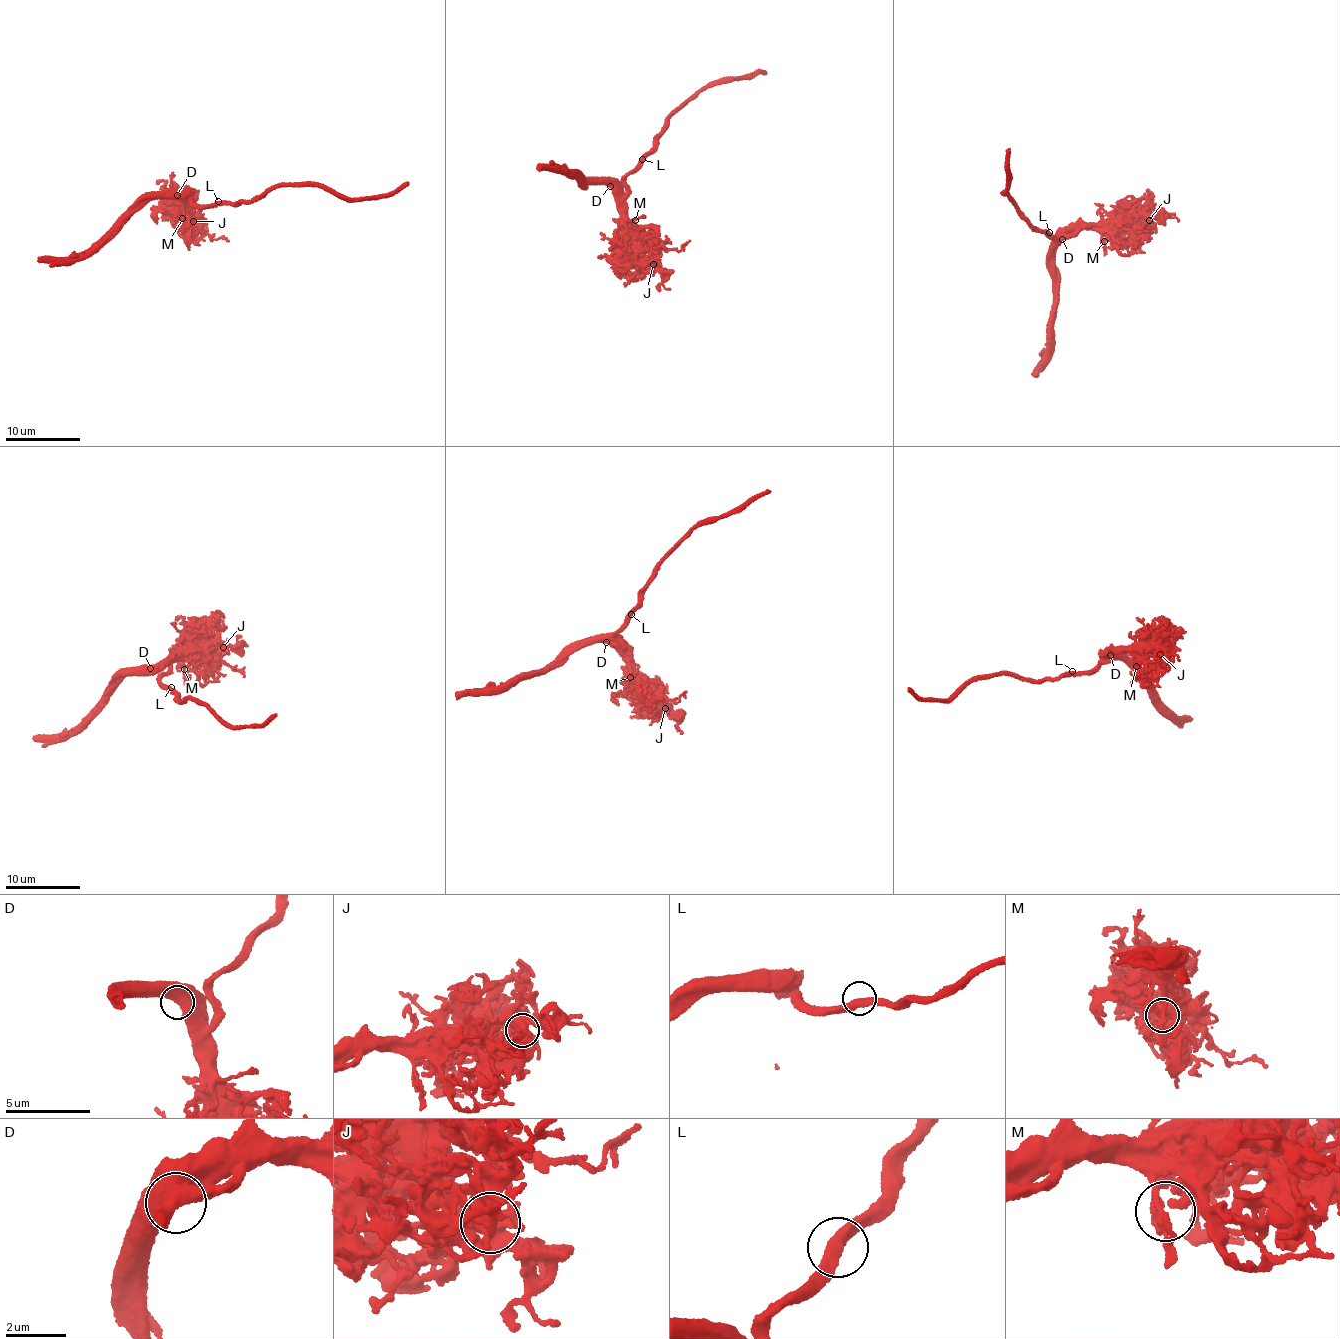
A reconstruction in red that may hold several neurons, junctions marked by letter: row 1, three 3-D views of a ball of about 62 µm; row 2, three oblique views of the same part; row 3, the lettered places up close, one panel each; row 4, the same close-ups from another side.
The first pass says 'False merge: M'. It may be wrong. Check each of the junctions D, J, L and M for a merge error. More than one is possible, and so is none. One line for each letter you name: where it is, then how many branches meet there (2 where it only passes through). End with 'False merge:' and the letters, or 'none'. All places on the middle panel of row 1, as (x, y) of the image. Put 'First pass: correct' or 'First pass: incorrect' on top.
First pass: incorrect
False merge: none

